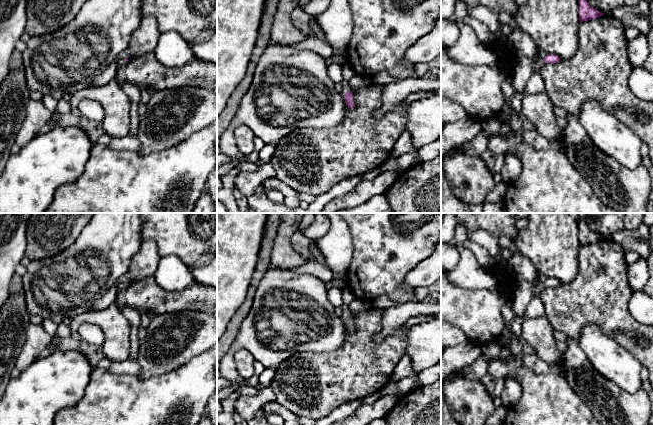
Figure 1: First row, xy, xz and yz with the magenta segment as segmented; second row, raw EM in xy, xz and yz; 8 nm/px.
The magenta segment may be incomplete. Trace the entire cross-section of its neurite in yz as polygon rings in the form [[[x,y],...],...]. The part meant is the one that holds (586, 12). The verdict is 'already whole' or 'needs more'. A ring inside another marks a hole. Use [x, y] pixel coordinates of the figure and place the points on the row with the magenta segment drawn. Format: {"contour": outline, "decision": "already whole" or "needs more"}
{"contour": [[[578,0],[579,2],[579,20],[580,22],[596,19],[604,15],[596,8],[589,5],[586,0]]], "decision": "already whole"}

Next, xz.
{"contour": [[[343,80],[342,82],[342,94],[344,95],[344,100],[346,102],[346,106],[350,107],[350,108],[354,108],[355,104],[354,104],[354,100],[353,100],[353,93],[351,90],[351,87],[349,85],[349,82],[346,80]]], "decision": "needs more"}

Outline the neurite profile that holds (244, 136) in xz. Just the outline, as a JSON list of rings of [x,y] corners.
[[[238,125],[234,130],[236,145],[242,156],[254,151],[255,134],[247,125]]]

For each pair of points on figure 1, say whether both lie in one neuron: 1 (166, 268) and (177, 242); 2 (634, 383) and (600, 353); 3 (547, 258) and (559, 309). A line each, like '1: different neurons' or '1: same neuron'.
1: different neurons
2: same neuron
3: different neurons

